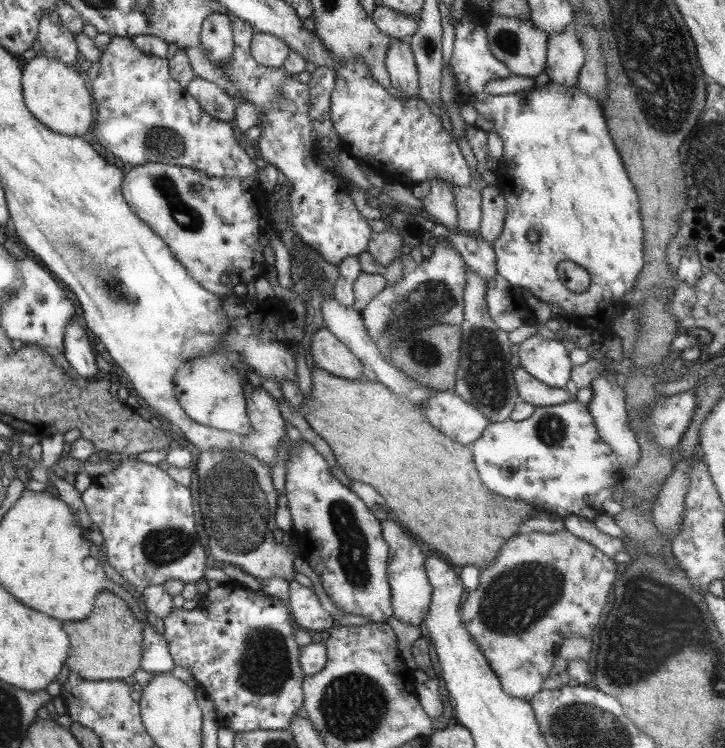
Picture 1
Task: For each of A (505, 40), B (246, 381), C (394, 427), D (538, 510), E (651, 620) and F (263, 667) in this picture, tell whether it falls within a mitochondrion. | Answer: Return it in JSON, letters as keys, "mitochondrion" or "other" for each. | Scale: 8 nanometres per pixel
{"A":"mitochondrion","B":"other","C":"other","D":"other","E":"mitochondrion","F":"mitochondrion"}

